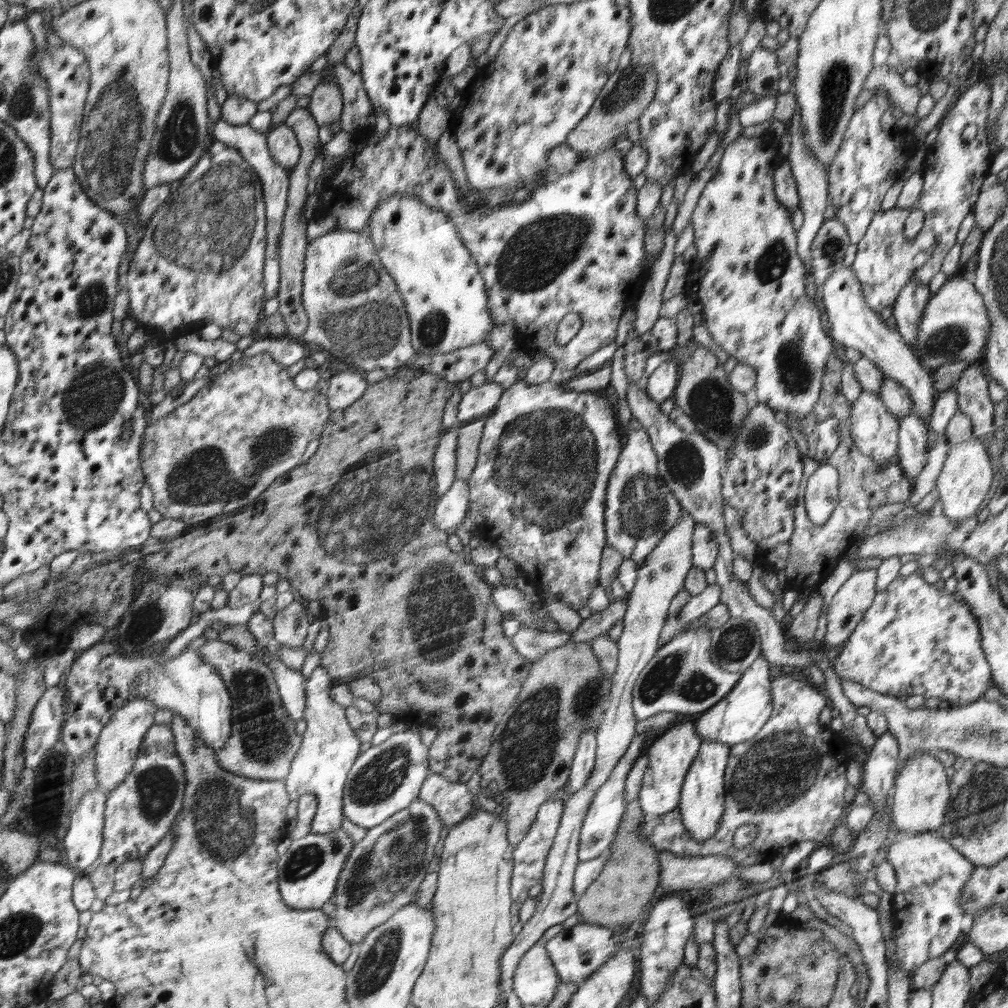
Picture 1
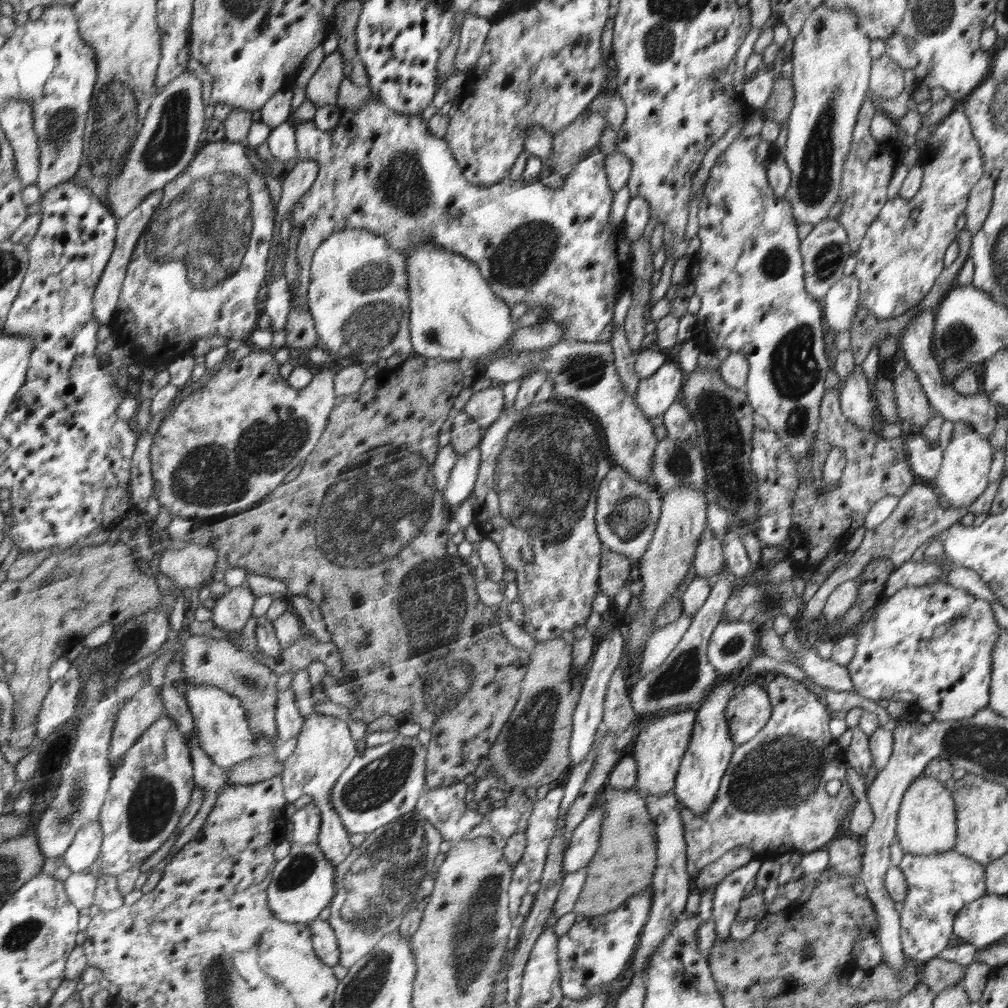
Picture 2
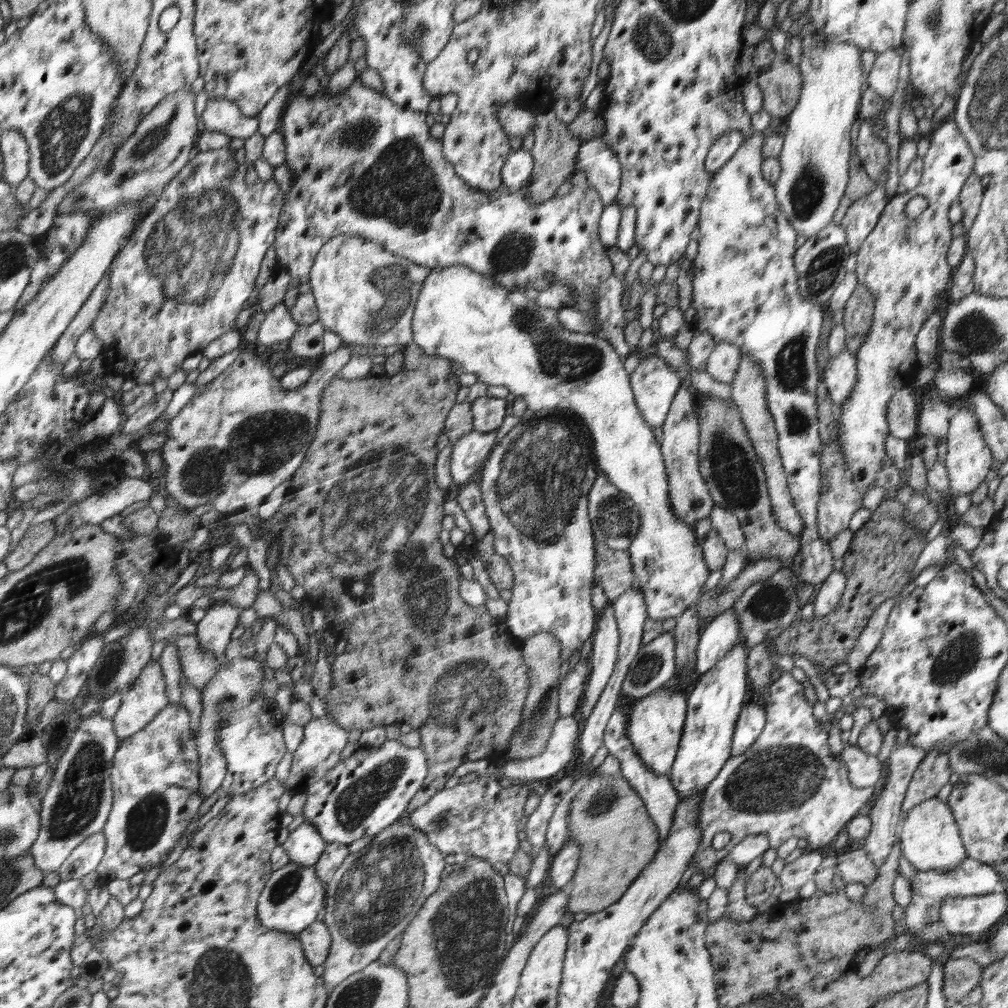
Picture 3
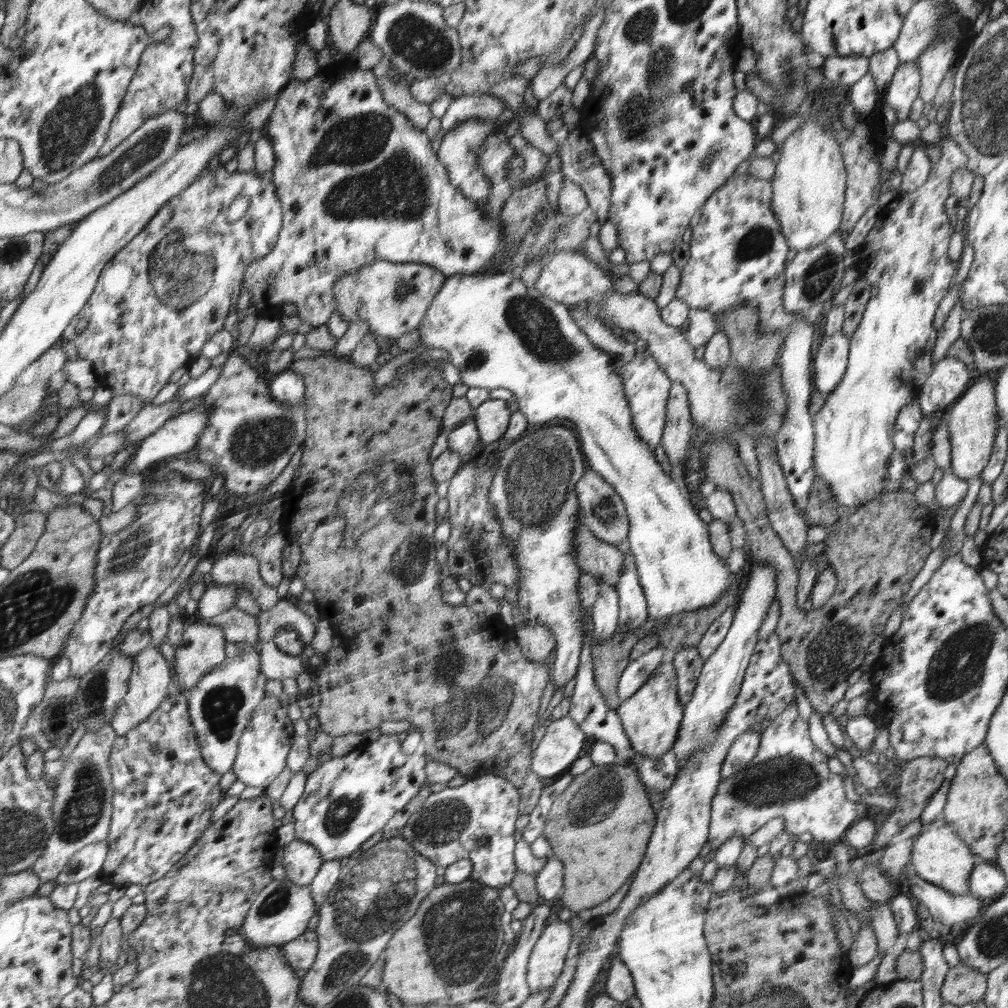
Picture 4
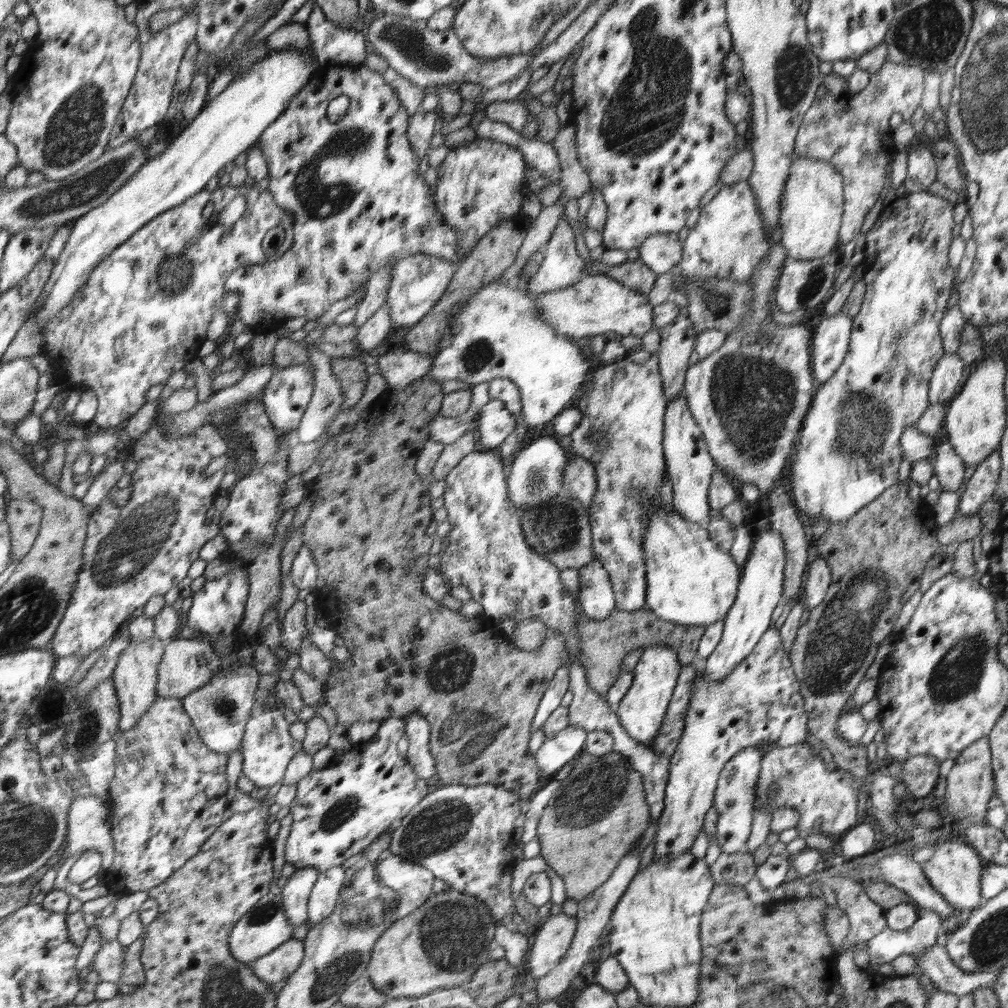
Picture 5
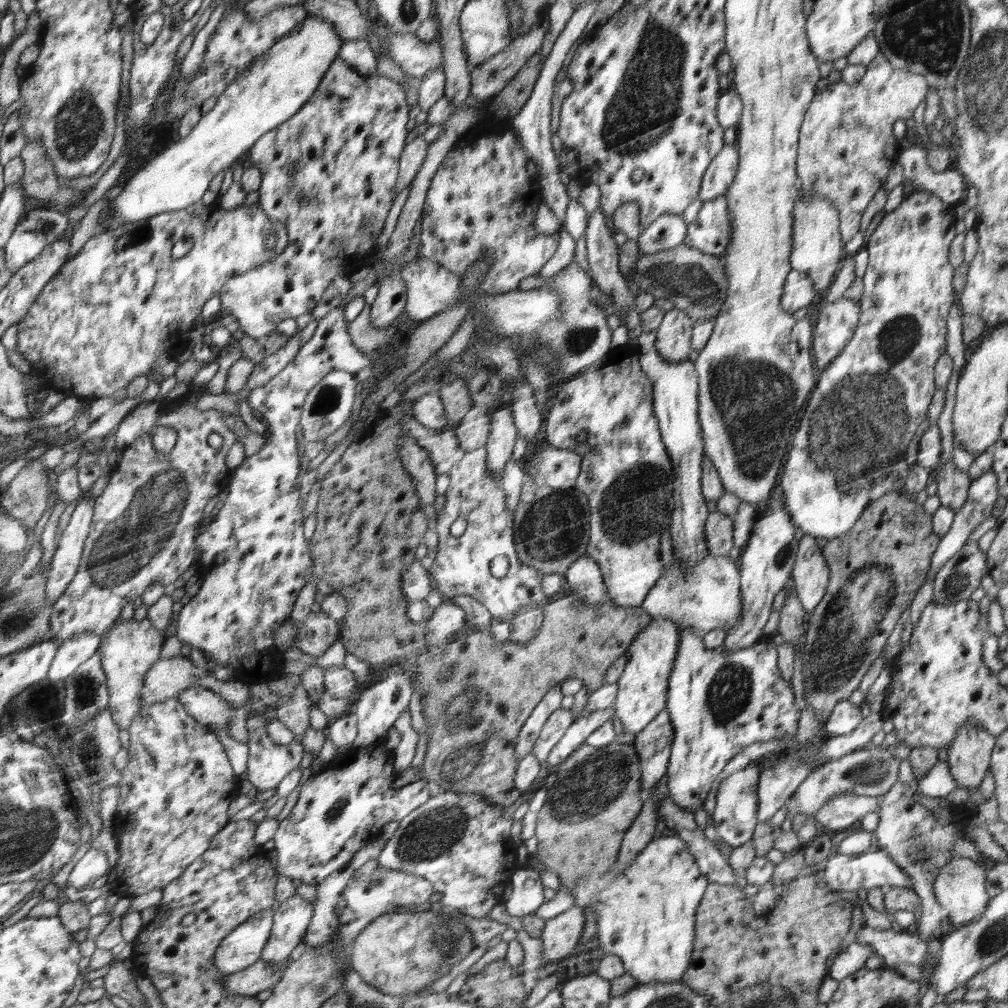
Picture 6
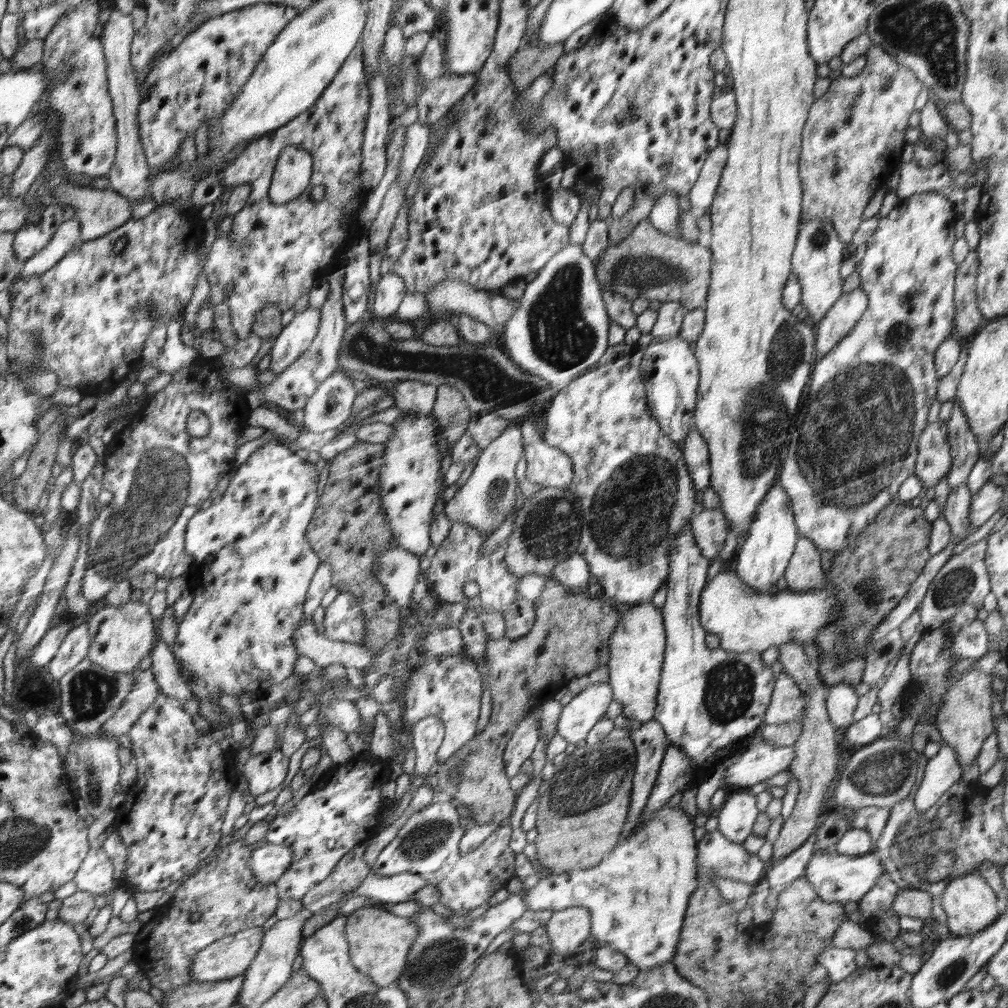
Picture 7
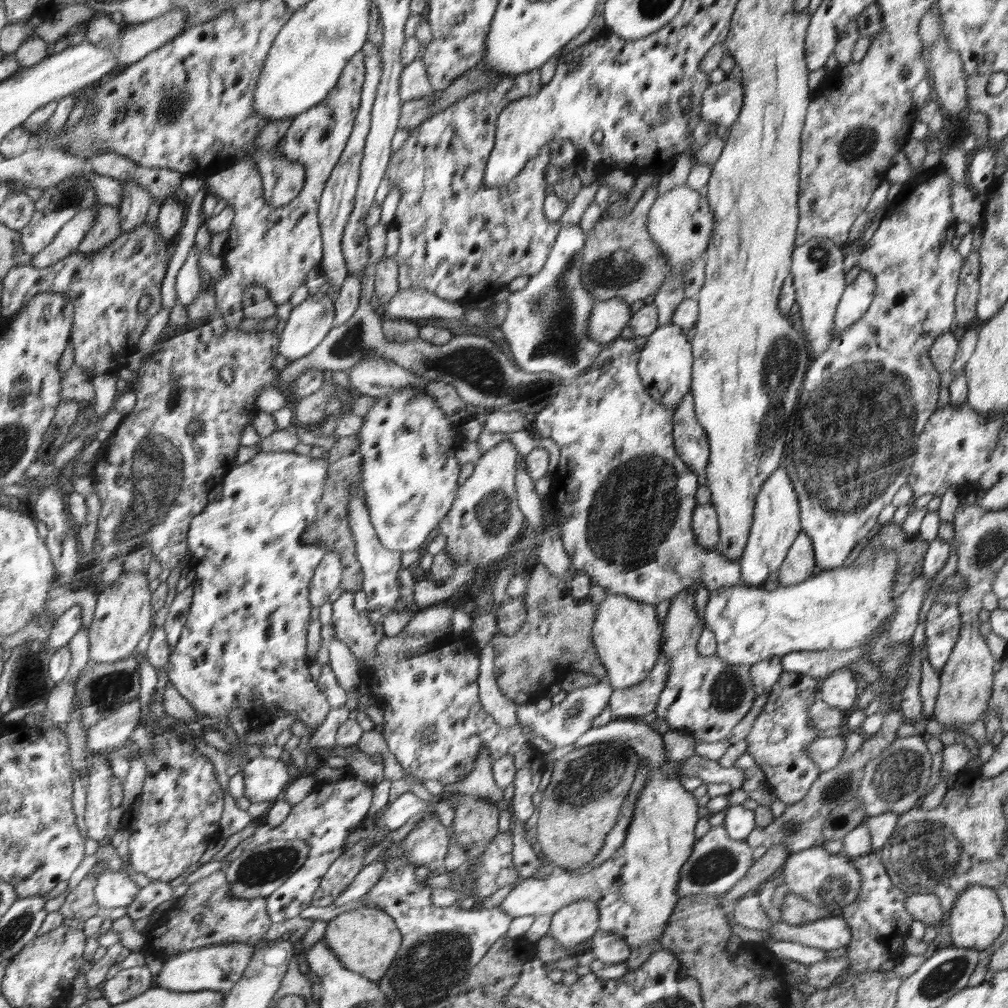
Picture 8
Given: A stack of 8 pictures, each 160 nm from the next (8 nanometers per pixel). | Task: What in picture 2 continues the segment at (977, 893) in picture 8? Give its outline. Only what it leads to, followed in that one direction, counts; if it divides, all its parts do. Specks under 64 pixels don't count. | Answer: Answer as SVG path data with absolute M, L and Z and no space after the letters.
M920 775L906 791L897 814L896 835L903 852L910 854L934 854L953 850L957 838L956 804L952 804L950 792L934 776Z

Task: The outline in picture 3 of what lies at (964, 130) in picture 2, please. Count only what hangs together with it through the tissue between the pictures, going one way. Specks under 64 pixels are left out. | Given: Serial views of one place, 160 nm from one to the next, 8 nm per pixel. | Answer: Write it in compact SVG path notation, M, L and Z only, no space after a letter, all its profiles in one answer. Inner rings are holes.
M951 117L936 124L932 130L930 147L923 157L923 175L920 184L914 190L910 190L901 196L895 193L890 199L890 208L882 212L882 220L878 219L878 228L874 232L870 231L870 240L866 244L861 244L856 252L857 281L864 285L875 298L873 319L869 333L855 354L857 357L858 380L856 390L852 392L852 398L848 403L842 404L837 412L838 418L838 443L842 445L842 457L846 457L846 469L852 473L852 483L858 492L865 494L870 491L872 483L877 479L878 472L881 472L882 460L884 460L884 440L886 440L886 406L889 406L890 399L902 387L907 387L910 382L917 379L920 374L921 366L917 362L917 352L915 343L918 331L922 325L942 306L938 298L942 295L948 280L950 280L950 266L948 266L949 247L954 240L954 224L950 222L950 206L952 202L961 204L960 194L968 182L968 178L973 174L976 166L976 155L972 151L966 137L962 135L958 124ZM914 196L924 196L928 200L928 208L916 216L908 218L905 208L908 201Z

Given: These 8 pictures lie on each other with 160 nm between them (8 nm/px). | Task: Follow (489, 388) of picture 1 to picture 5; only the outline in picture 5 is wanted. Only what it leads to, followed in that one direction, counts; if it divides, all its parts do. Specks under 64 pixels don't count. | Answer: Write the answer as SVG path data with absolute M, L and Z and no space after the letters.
M491 400L480 409L477 427L480 432L478 444L484 450L497 453L516 428L516 418L512 418L500 400Z

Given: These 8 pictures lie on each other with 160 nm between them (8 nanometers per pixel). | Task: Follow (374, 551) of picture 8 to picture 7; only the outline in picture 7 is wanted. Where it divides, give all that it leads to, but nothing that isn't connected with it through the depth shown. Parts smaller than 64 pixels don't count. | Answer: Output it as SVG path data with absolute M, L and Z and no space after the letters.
M388 548L375 564L376 579L385 588L385 594L400 608L410 608L416 583L423 579L420 556L405 549Z

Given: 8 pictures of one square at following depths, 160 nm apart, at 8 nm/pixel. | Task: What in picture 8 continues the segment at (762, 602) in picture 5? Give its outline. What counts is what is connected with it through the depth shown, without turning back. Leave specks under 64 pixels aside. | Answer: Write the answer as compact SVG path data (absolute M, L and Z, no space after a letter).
M780 466L768 480L762 484L757 494L756 510L754 511L753 528L750 531L749 547L739 560L741 564L741 582L748 586L762 586L770 572L779 570L788 558L789 550L800 532L798 520L798 497L792 482L783 466Z

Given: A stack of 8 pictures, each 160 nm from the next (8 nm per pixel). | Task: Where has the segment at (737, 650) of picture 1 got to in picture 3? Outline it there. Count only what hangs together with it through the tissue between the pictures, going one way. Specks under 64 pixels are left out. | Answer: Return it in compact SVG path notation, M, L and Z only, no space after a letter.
M732 609L713 618L699 635L697 646L697 676L708 672L740 639L739 622Z

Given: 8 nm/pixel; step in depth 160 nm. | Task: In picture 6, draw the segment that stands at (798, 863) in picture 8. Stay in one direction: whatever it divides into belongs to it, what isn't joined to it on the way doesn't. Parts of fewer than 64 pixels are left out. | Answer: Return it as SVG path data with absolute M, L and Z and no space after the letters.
M885 850L849 855L835 852L825 861L824 884L826 890L856 892L860 889L870 890L876 887L898 887L909 888L910 879L908 875L889 858Z

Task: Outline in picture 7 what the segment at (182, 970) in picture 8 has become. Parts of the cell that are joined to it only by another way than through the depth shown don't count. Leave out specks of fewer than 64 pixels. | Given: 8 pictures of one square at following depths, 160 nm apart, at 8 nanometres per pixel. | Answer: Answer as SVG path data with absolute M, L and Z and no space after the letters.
M252 927L209 944L194 959L194 982L230 980L242 975L256 959L264 936L262 927Z

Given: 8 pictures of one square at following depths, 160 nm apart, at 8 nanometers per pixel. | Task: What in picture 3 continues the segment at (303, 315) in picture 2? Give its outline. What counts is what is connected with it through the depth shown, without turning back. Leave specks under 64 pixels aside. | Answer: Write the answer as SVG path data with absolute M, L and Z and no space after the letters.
M320 321L314 322L314 324L299 324L294 336L288 341L288 345L291 346L290 355L306 356L312 358L323 354L323 334L325 333L324 325Z

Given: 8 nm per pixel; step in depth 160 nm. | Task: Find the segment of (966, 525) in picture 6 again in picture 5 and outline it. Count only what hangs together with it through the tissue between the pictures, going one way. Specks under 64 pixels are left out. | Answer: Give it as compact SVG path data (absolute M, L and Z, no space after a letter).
M999 447L988 459L977 466L976 472L966 484L966 490L960 494L958 507L962 516L976 515L980 506L993 496L1001 470Z

